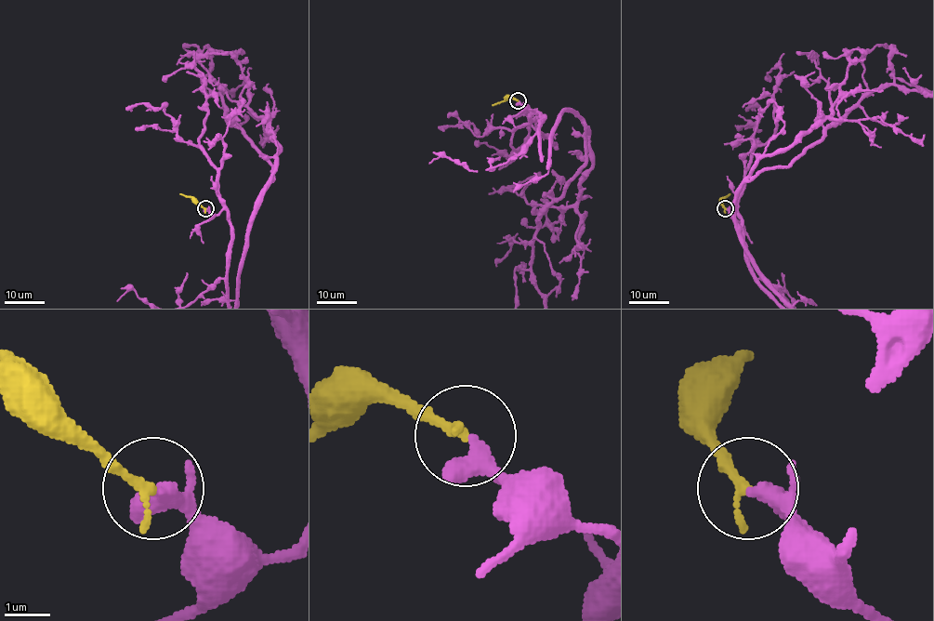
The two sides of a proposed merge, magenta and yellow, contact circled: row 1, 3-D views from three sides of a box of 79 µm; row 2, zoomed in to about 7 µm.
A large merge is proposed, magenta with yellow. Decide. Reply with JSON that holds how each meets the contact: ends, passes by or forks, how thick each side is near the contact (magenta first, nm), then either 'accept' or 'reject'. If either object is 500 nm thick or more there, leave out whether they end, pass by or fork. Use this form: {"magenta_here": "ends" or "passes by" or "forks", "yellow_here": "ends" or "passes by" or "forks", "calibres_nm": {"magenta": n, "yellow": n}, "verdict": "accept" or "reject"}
{"magenta_here": "passes by", "yellow_here": "ends", "calibres_nm": {"magenta": 320, "yellow": 240}, "verdict": "accept"}

